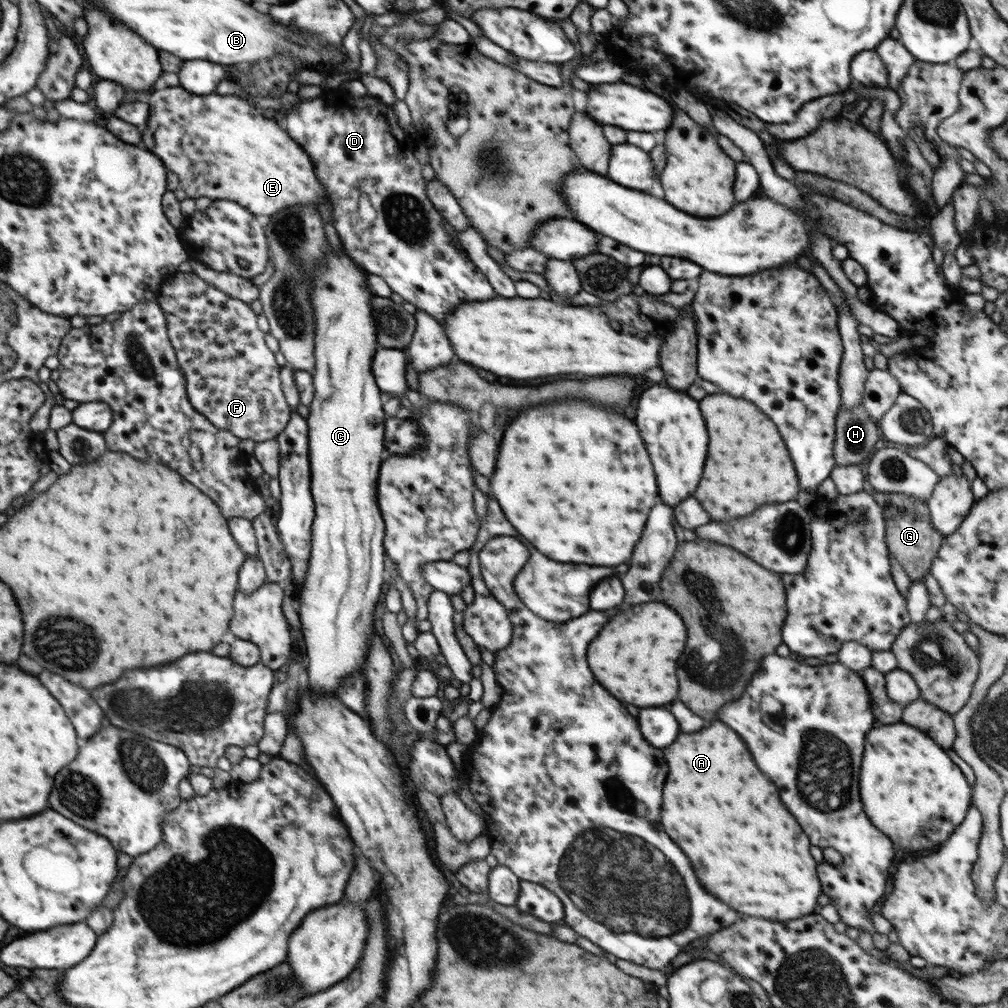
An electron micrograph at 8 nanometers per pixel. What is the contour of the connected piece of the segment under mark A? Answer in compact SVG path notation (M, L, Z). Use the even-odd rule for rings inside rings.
M714 722L712 726L698 730L694 734L680 734L676 738L676 742L672 742L672 746L664 748L664 758L668 762L668 778L666 778L666 786L664 786L664 804L662 804L662 826L668 832L668 836L684 850L684 854L690 858L698 880L702 882L702 886L718 896L722 902L726 902L728 906L740 910L742 914L750 914L750 916L762 916L768 920L792 920L817 912L819 907L818 896L820 894L820 880L816 876L816 862L810 856L810 842L808 836L802 832L802 828L798 826L798 822L794 820L792 814L788 814L788 810L782 806L780 796L776 786L772 784L772 780L762 774L758 770L758 766L752 760L750 750L746 748L744 740L724 722Z

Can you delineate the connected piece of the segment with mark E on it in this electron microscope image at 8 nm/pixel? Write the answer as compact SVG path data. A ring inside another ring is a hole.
M180 86L156 90L150 96L150 118L143 128L148 130L141 129L141 145L144 147L146 144L148 150L156 150L156 154L168 162L168 170L180 178L179 186L185 190L187 198L194 200L210 196L213 201L230 200L240 203L254 215L269 217L288 206L328 202L328 194L318 182L314 164L302 146L294 142L274 120L264 118L260 110L238 96L196 96Z

